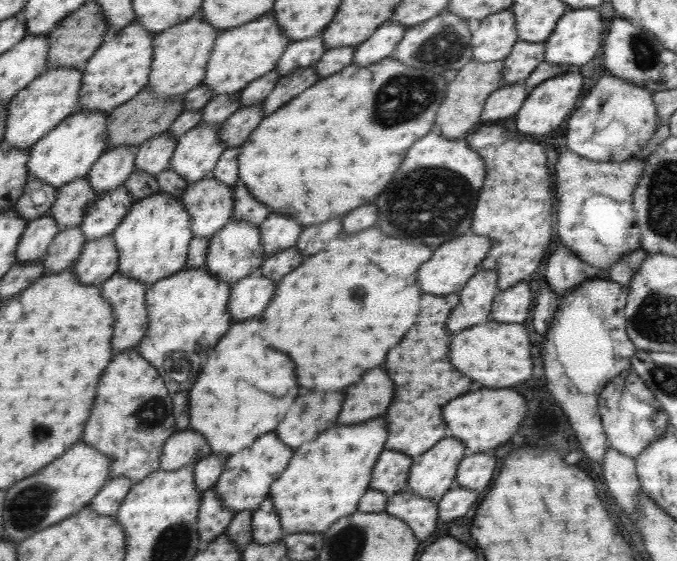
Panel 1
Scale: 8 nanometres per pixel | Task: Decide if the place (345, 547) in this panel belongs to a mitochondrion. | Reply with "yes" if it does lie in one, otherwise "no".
yes

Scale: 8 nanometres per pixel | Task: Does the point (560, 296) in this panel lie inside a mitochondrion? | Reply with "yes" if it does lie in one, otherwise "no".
no

